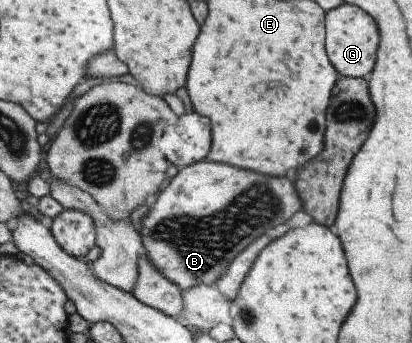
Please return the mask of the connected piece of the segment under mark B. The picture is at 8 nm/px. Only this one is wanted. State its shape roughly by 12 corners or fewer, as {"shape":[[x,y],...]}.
{"shape":[[201,160],[139,221],[180,290],[213,285],[301,201],[287,177]]}

